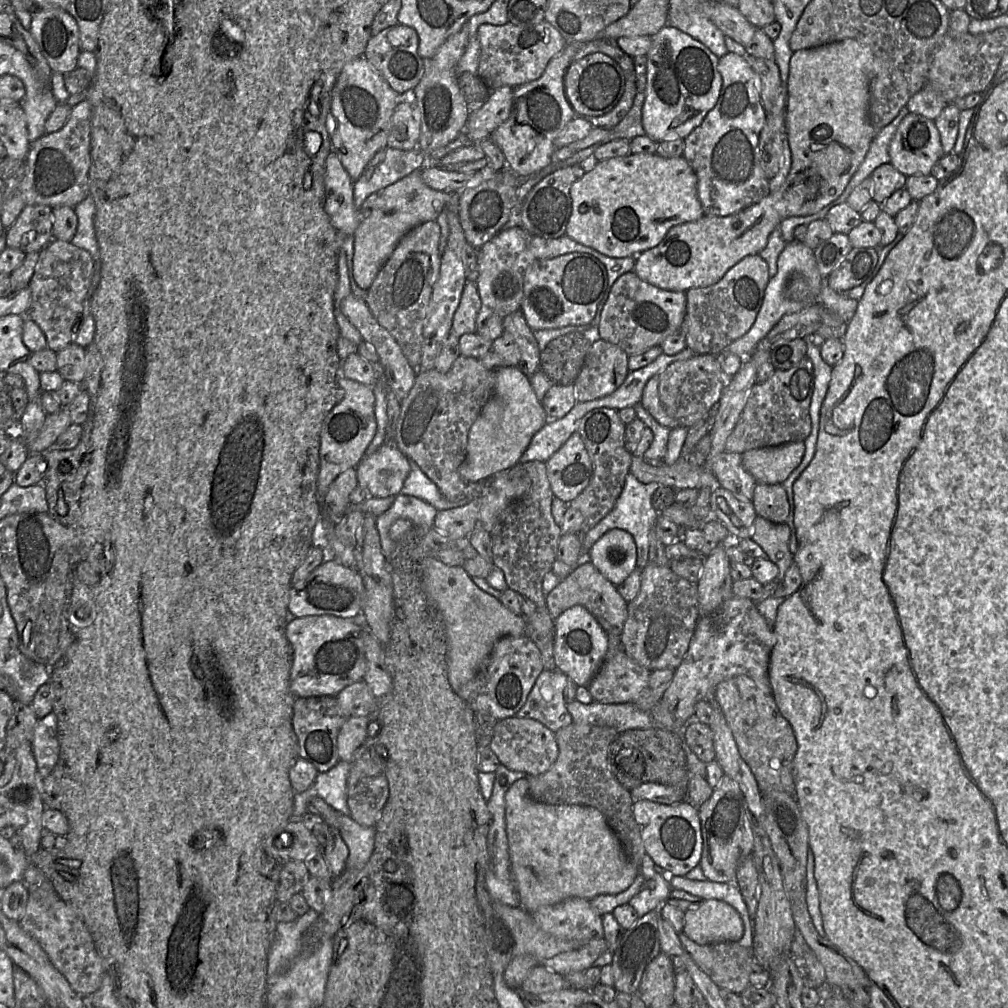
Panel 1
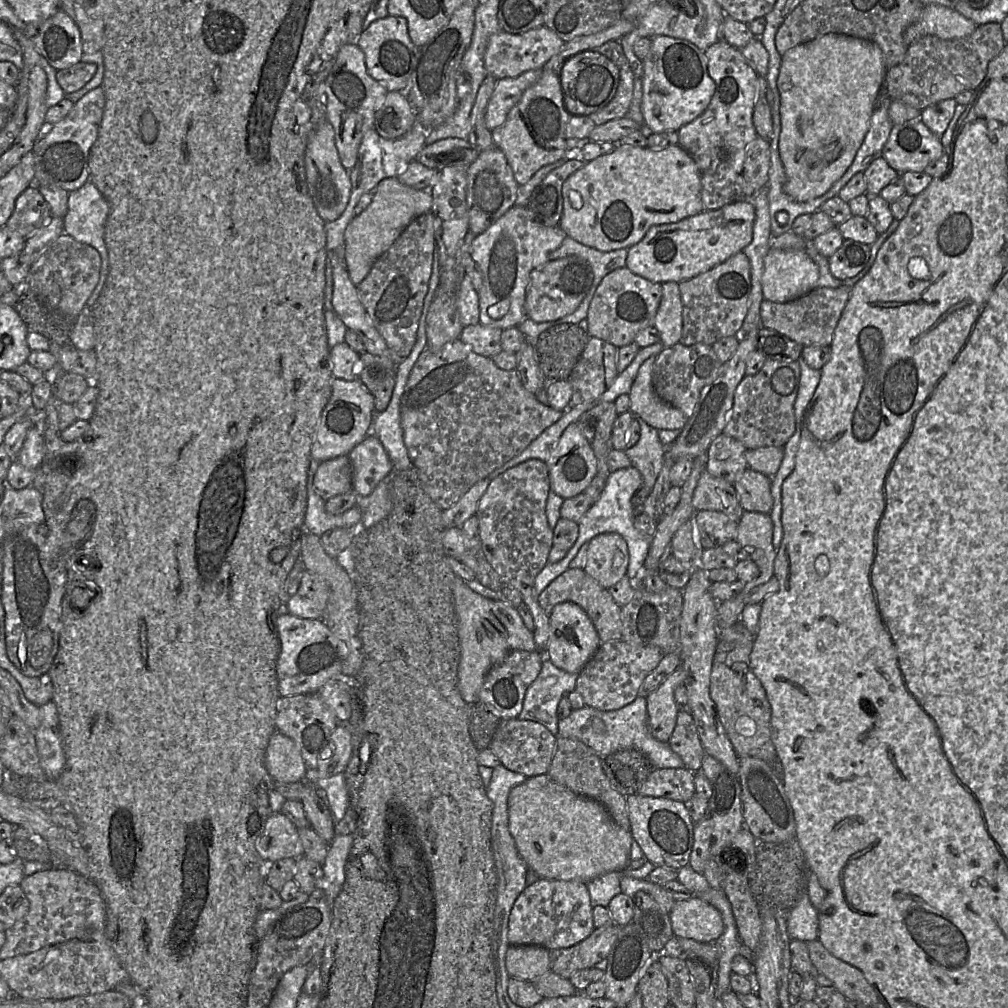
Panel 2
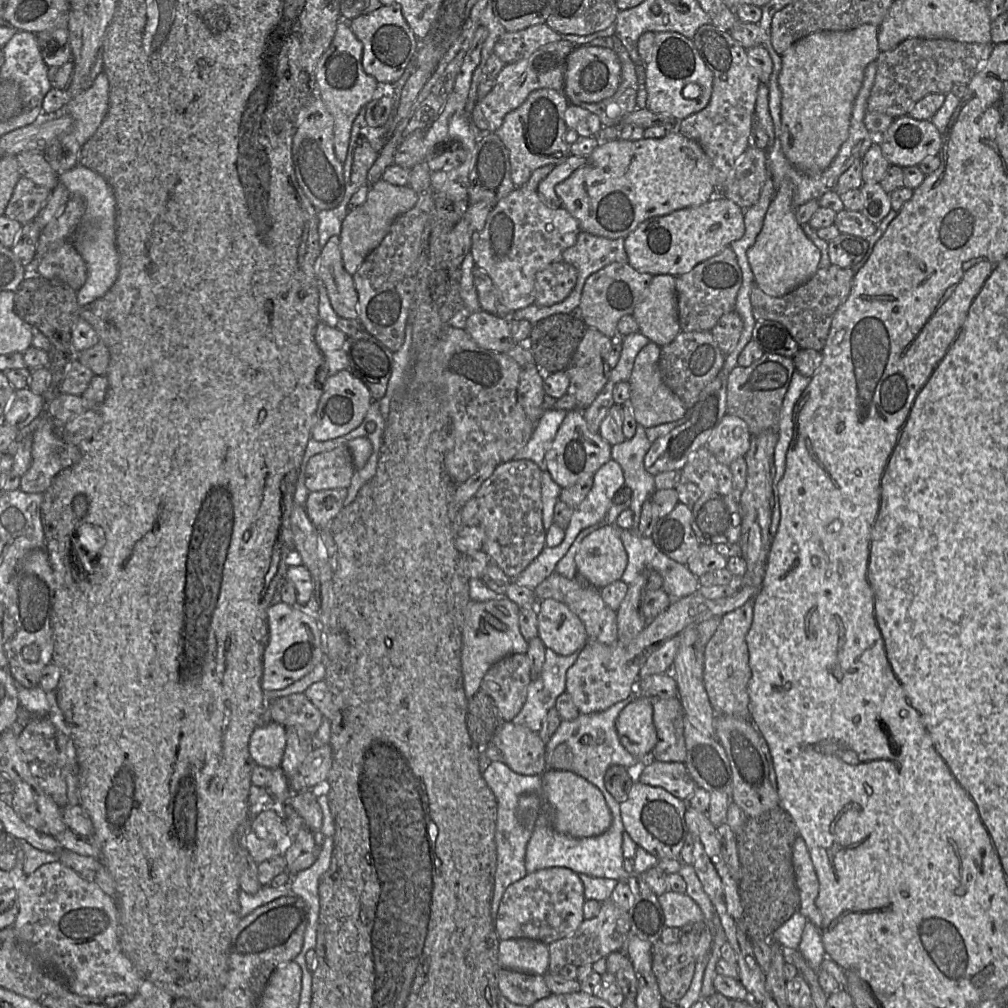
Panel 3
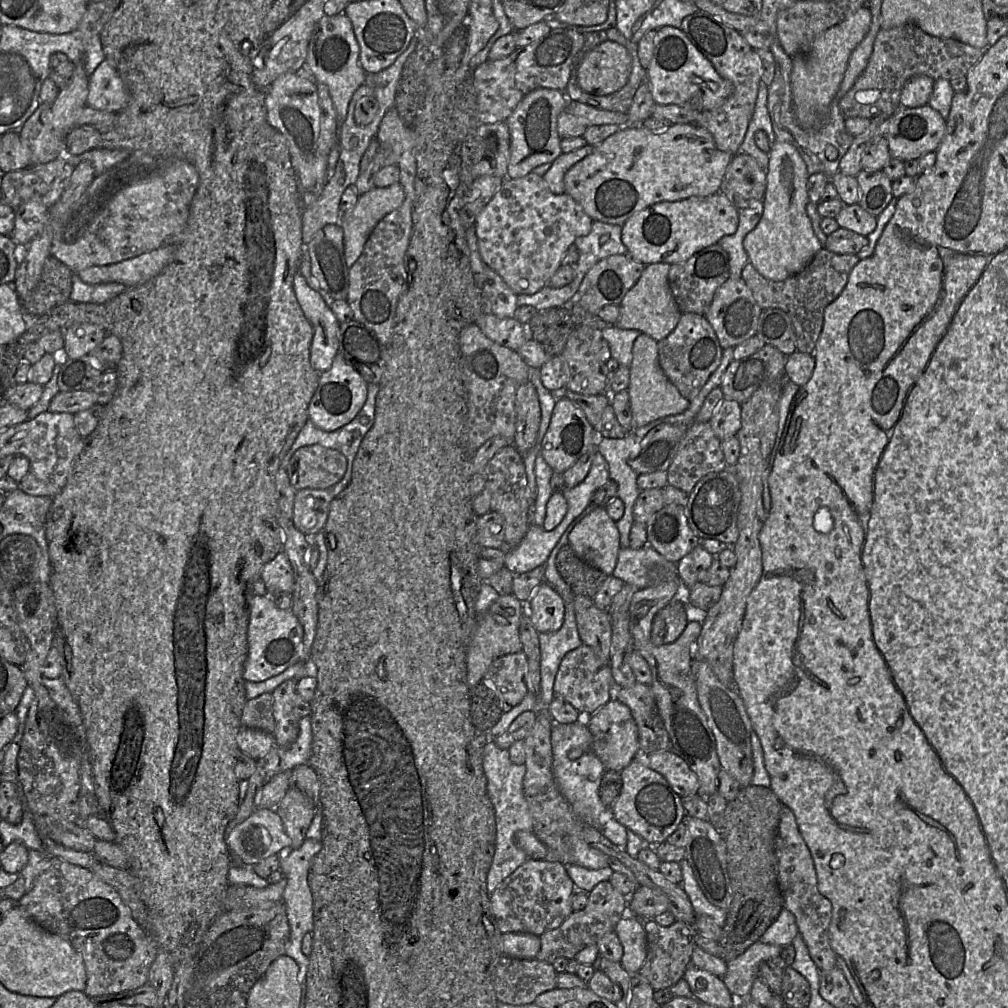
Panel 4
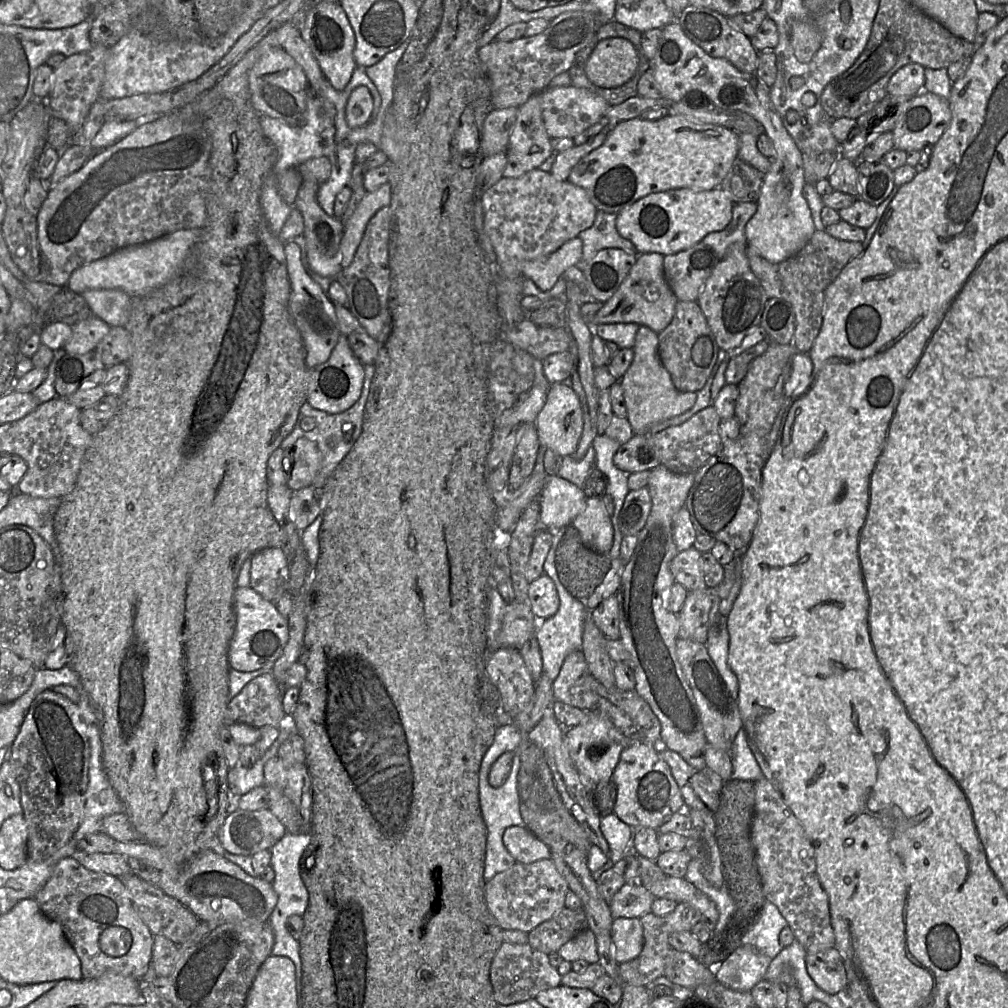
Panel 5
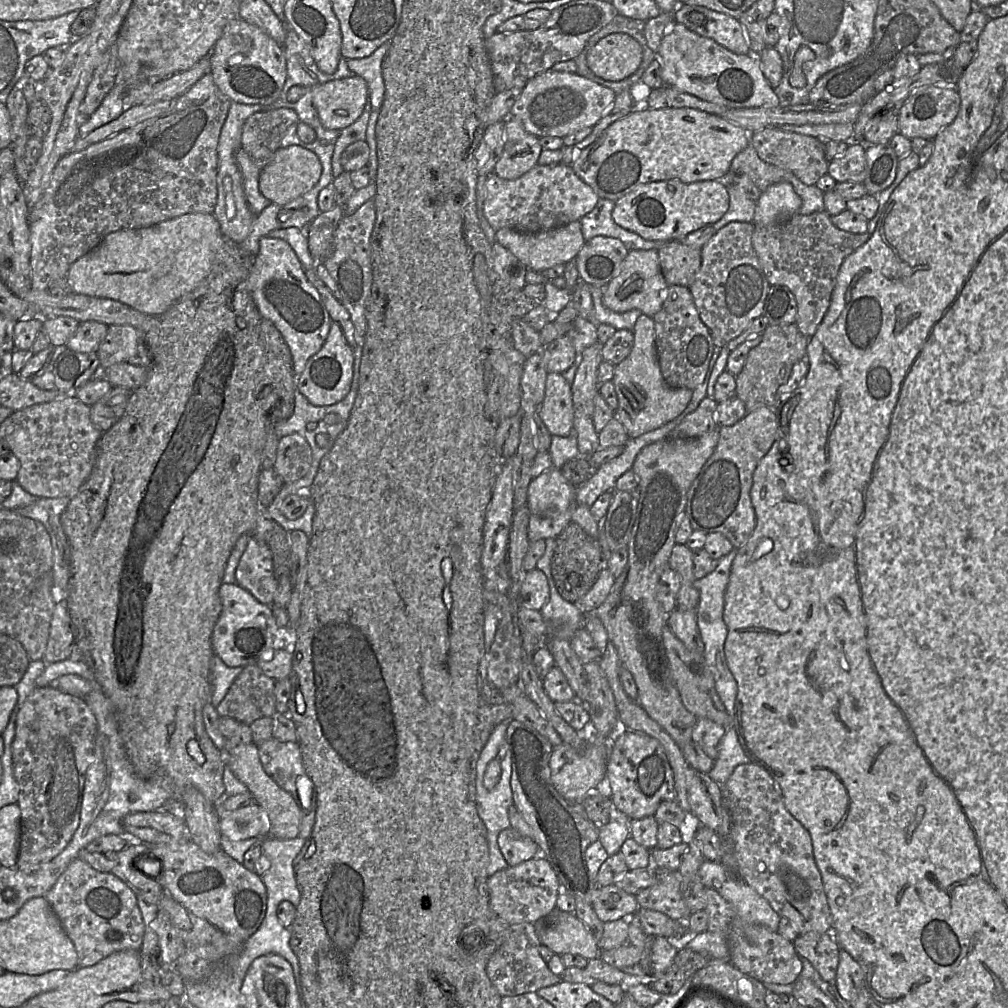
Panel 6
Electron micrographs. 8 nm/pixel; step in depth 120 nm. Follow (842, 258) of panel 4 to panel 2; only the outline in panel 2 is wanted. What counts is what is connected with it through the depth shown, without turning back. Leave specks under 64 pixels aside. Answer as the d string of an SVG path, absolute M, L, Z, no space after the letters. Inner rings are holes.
M842 283L837 288L816 287L808 294L787 303L764 299L760 305L760 327L773 329L803 347L830 346L850 293L851 287Z

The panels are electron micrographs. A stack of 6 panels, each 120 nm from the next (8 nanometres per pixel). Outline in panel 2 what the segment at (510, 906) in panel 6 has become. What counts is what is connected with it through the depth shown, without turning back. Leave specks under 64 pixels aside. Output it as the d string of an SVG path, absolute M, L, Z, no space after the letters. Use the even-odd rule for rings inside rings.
M538 879L526 886L513 904L508 922L508 941L510 945L537 945L548 950L571 947L595 929L592 909L586 883Z

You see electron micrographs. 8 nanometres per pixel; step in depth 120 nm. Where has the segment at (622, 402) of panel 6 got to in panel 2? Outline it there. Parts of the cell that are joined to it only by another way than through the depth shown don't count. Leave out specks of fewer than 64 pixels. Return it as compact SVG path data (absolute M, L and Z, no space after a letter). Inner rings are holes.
M657 356L640 366L629 392L630 412L657 430L682 430L688 418L658 397L652 385L652 371Z

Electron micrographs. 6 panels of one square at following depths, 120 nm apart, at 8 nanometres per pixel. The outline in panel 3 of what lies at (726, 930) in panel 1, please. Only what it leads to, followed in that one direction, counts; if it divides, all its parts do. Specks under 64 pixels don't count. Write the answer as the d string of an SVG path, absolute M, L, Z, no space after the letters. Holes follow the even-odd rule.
M668 890L658 896L658 901L663 909L666 926L683 928L704 921L701 908L686 894Z

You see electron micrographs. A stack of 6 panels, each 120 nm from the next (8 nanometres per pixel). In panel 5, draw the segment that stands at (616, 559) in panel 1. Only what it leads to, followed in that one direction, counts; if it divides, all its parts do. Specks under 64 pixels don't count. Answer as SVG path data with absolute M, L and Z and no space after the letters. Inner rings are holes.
M587 498L584 510L572 522L583 542L602 554L609 554L614 529L601 498Z

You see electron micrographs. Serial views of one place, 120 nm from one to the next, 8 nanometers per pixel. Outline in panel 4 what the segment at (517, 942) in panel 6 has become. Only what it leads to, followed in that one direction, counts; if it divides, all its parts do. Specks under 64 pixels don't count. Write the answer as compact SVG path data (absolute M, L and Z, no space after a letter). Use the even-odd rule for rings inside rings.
M502 955L495 969L496 997L511 1005L533 1003L538 995L557 987L556 976L551 963Z

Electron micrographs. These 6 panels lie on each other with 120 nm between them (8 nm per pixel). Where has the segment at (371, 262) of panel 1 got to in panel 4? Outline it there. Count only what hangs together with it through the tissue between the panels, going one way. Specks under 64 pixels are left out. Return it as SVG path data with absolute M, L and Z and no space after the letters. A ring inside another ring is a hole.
M399 183L387 187L373 187L359 196L351 210L341 215L344 256L348 268L360 257L377 223L385 215L400 207L404 200L405 192Z

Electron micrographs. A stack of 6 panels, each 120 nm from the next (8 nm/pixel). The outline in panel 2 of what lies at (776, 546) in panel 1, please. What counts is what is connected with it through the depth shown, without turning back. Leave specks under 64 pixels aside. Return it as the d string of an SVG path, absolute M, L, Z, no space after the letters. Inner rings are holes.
M744 510L737 530L737 541L747 550L758 566L759 576L746 583L743 591L732 599L746 600L750 590L774 577L777 550L773 545L773 523L769 514Z

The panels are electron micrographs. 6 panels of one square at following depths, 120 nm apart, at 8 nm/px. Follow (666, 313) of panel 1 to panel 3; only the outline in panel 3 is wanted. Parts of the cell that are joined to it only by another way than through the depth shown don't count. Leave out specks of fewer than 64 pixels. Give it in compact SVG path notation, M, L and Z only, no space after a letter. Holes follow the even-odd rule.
M614 262L591 274L584 284L579 304L586 326L596 328L610 339L619 338L618 321L633 314L652 278L653 275L637 271L628 262Z

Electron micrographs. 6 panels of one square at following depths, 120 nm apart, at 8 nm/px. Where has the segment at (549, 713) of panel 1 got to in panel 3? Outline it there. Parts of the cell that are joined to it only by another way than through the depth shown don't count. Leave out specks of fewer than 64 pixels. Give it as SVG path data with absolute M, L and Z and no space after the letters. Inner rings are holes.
M546 648L540 676L531 681L526 701L520 712L511 720L538 732L548 711L555 706L557 698L565 692L566 673L576 662L581 650L569 656L561 656Z

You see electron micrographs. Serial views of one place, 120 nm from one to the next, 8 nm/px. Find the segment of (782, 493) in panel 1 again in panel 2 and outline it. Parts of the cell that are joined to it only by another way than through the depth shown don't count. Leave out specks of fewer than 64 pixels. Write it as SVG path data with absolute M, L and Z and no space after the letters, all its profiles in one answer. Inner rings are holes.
M747 468L733 486L744 510L770 514L773 497L768 476Z

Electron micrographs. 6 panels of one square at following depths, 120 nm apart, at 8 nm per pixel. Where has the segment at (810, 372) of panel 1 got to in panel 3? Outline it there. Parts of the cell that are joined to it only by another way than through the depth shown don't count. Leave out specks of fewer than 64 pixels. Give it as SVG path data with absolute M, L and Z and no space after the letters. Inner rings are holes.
M764 353L750 366L735 366L727 379L726 413L744 420L751 435L757 435L767 429L777 429L784 396L795 370L793 359Z

